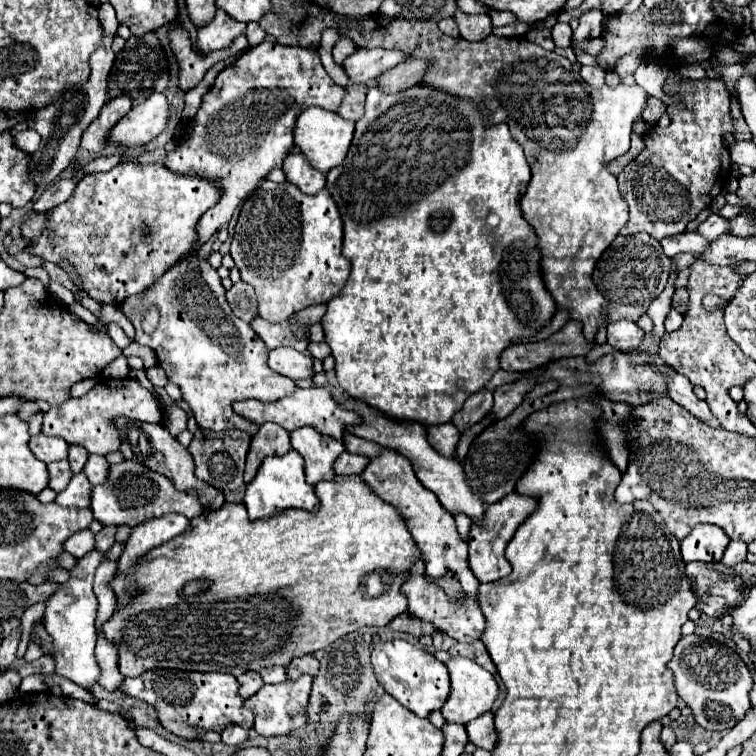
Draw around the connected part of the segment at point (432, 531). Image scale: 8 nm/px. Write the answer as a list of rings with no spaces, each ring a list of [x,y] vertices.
[[[383,448],[375,458],[369,458],[369,464],[361,476],[375,494],[399,508],[399,512],[407,518],[413,540],[417,542],[425,558],[425,574],[431,578],[441,578],[447,572],[453,572],[455,578],[461,582],[461,588],[475,598],[479,580],[471,574],[467,564],[467,542],[459,538],[453,516],[449,516],[449,512],[439,504],[437,496],[419,484],[411,462],[403,454],[393,452],[391,448]]]

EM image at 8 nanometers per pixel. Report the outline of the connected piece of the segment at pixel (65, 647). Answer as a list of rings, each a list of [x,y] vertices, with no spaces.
[[[117,544],[109,552],[93,550],[91,554],[83,556],[77,562],[77,566],[71,570],[71,580],[67,584],[61,584],[59,592],[55,592],[47,600],[43,624],[55,642],[55,664],[57,664],[55,672],[59,676],[67,676],[69,680],[73,680],[81,688],[87,688],[89,692],[93,692],[93,686],[99,684],[99,678],[101,678],[101,668],[97,666],[97,660],[93,654],[95,640],[97,640],[95,626],[93,626],[97,616],[97,598],[93,594],[93,574],[103,560],[117,562],[117,558],[121,556],[121,550],[123,546]]]

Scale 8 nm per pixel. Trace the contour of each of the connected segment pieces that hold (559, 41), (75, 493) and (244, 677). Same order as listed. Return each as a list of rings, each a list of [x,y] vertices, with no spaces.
[[[557,22],[551,30],[553,34],[553,42],[559,46],[559,48],[567,48],[571,46],[571,26],[569,24],[563,24],[563,22]]]
[[[83,472],[73,474],[67,488],[57,494],[55,502],[59,506],[75,506],[75,508],[89,508],[91,504],[91,484]]]
[[[245,672],[245,674],[241,674],[237,680],[239,680],[239,684],[241,684],[239,696],[243,696],[243,698],[253,696],[253,694],[265,684],[259,672]]]

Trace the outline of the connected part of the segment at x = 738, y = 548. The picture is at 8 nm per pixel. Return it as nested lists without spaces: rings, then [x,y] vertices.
[[[731,542],[727,546],[721,562],[725,566],[735,566],[735,564],[739,564],[739,562],[745,560],[745,554],[747,554],[747,544],[745,542]]]

